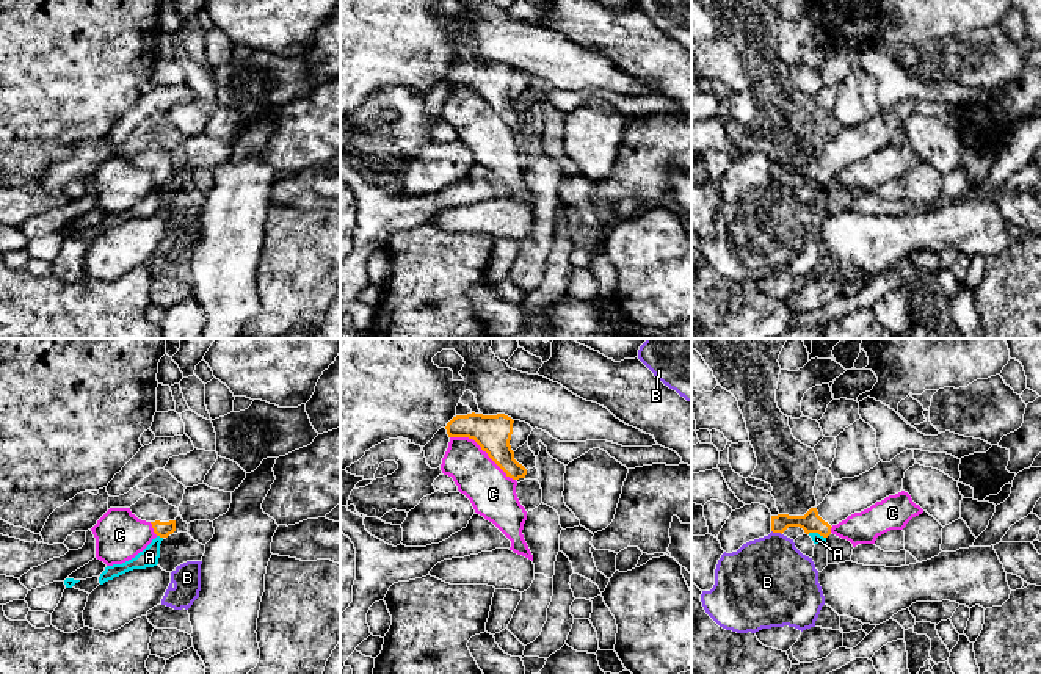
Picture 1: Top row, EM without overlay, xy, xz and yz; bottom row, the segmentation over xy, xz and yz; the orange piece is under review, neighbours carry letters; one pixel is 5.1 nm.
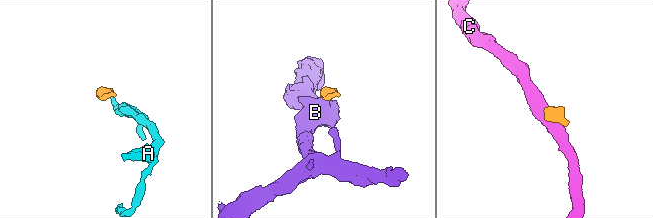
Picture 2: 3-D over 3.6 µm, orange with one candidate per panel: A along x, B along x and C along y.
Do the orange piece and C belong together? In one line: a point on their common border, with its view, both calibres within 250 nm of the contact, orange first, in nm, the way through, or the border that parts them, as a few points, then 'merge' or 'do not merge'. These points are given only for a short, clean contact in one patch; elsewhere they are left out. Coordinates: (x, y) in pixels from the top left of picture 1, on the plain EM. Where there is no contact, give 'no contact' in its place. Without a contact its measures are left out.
meets orange in xz at (483, 99); 190 nm thick on the orange side, 240 nm on the other; border along xz (450, 85), (471, 86), (515, 129); do not merge

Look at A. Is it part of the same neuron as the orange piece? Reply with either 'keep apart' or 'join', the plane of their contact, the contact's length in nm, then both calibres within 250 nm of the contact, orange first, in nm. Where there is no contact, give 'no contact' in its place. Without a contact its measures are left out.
keep apart | xy | 40 nm | 80/100 nm

